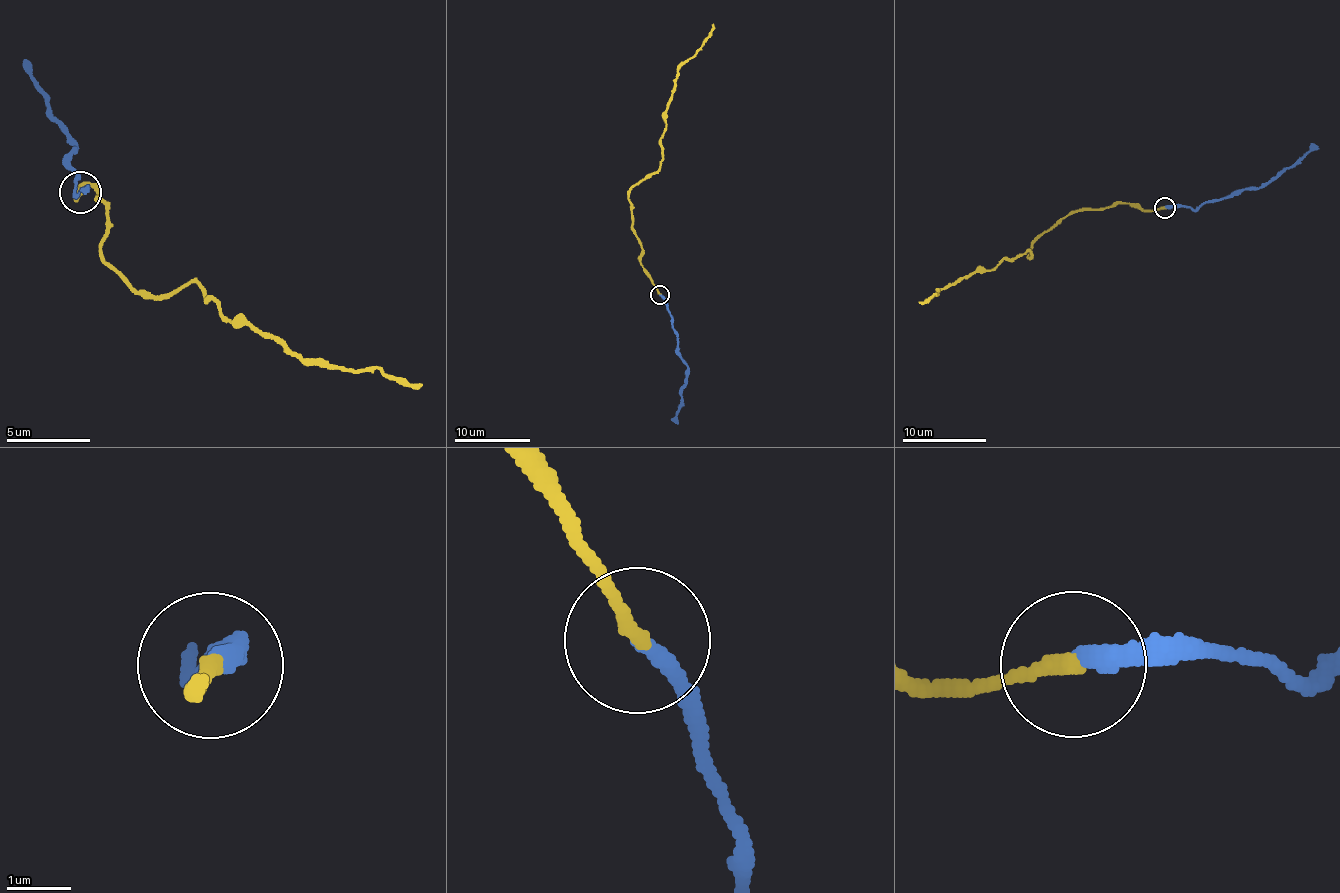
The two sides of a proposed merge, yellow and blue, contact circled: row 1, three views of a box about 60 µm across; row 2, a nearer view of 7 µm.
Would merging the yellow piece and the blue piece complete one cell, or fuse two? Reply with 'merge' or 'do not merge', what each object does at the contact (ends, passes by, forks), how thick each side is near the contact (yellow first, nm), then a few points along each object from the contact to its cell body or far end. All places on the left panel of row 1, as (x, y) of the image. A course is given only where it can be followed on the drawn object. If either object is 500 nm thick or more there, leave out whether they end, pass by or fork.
do not merge; yellow ends; blue ends; calibres 220 and 260 nm; course yellow (80, 191), (109, 203), (110, 268), (154, 297), (190, 280), (229, 320), (306, 359), (418, 385); course blue (80, 191), (72, 194), (76, 172), (64, 168), (76, 146), (69, 145), (30, 81), (29, 64)

